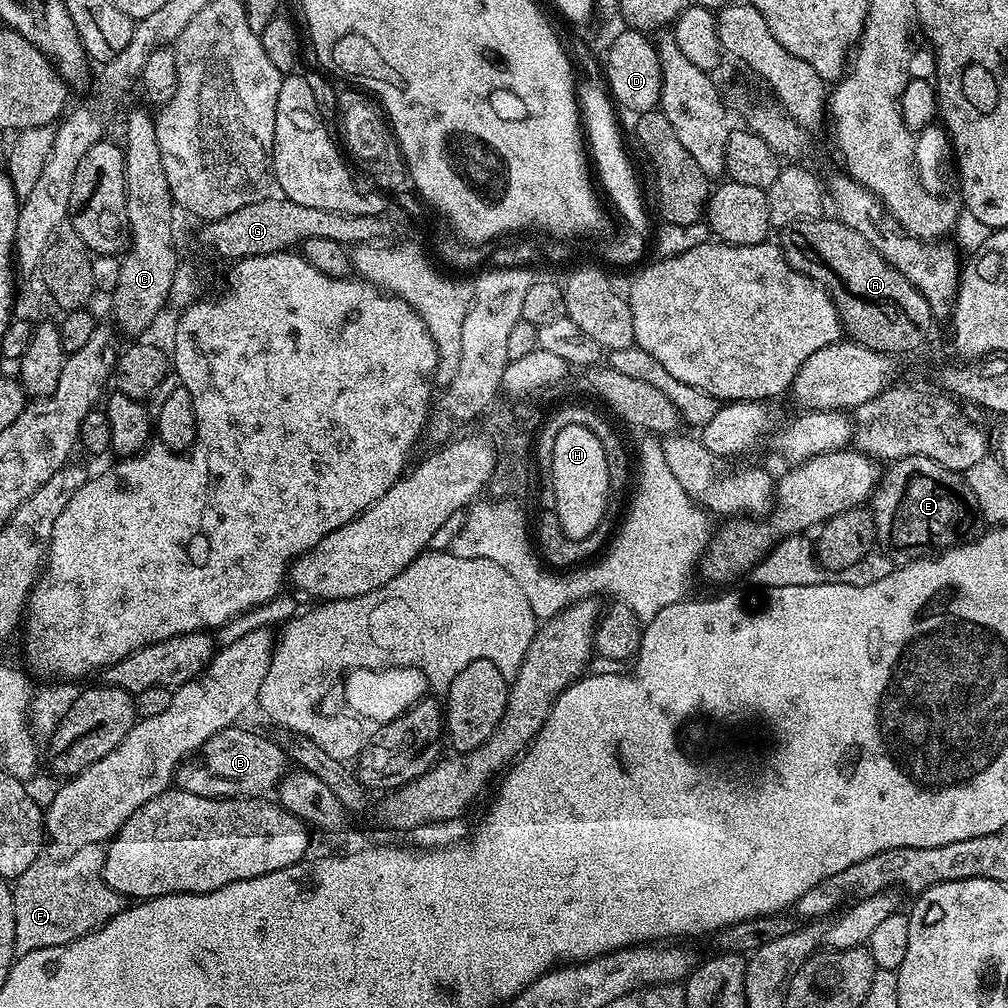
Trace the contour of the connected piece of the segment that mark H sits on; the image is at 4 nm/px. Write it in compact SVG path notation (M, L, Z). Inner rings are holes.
M568 426L564 430L558 430L550 479L552 479L550 497L553 500L557 520L562 532L568 536L569 540L585 539L587 535L605 523L604 515L608 512L608 491L613 491L614 485L610 482L610 470L606 466L606 454L602 450L602 442L594 438L594 434L586 430L586 427Z

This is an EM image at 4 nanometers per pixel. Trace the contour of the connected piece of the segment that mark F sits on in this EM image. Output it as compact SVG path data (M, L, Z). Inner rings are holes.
M87 844L72 856L63 857L60 864L52 864L39 872L33 866L15 877L12 888L14 906L15 951L23 954L69 944L87 932L101 928L125 907L125 897L104 880L104 848Z

